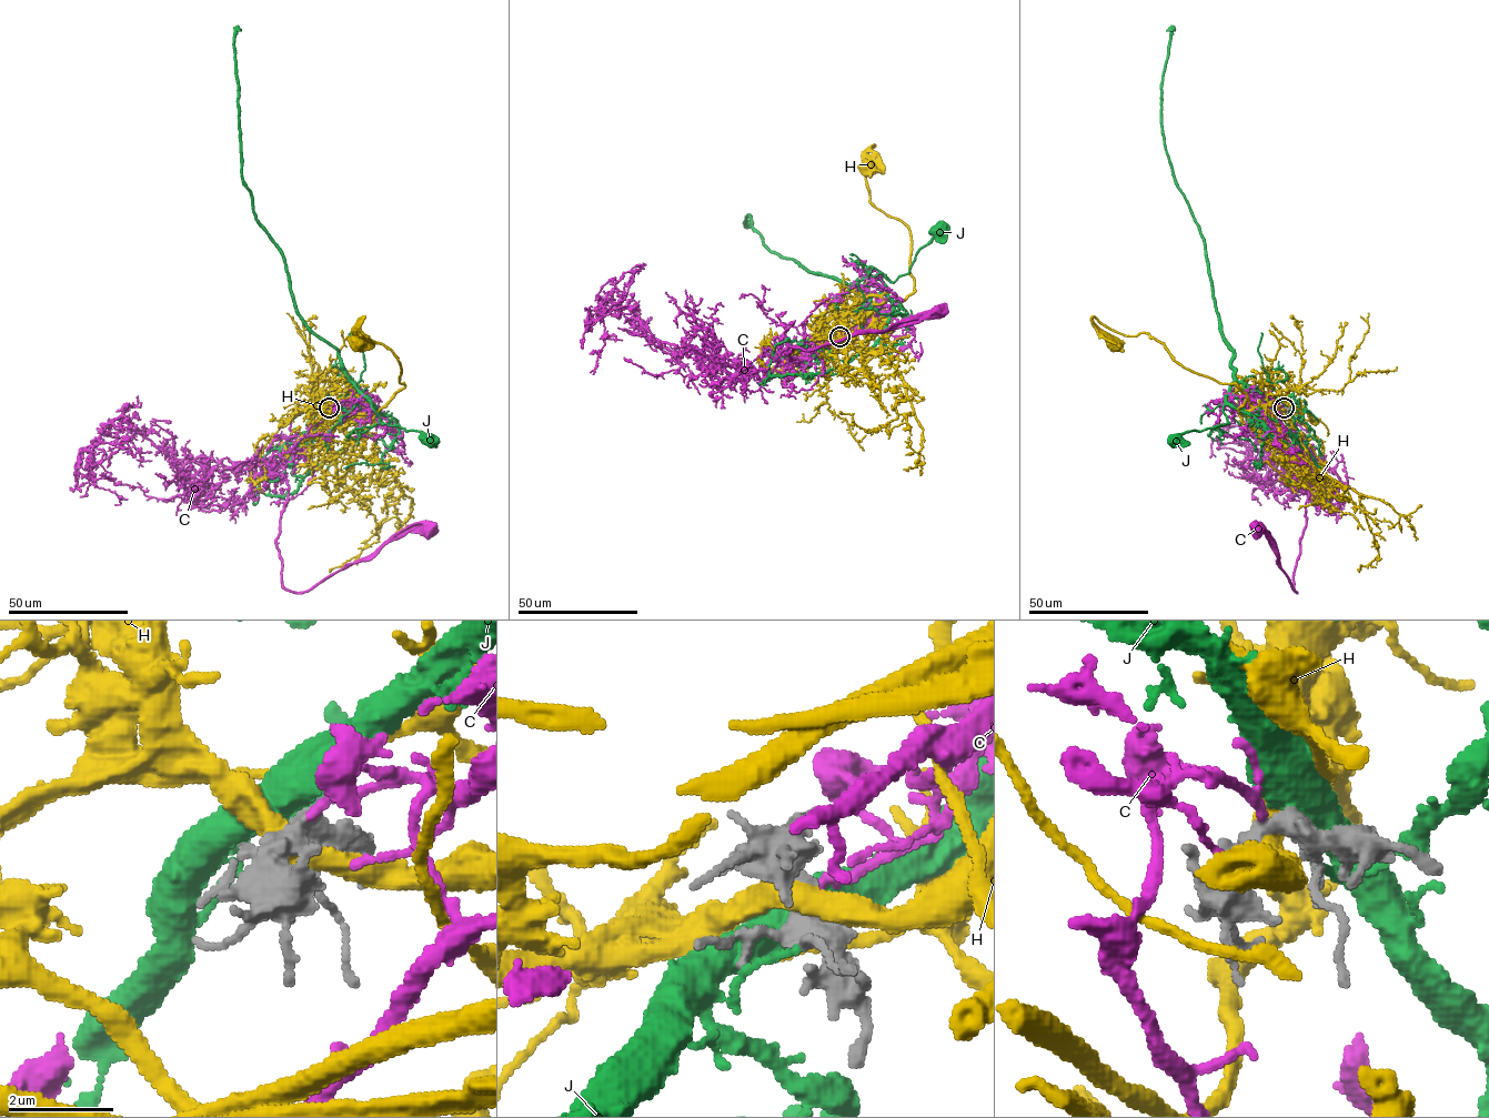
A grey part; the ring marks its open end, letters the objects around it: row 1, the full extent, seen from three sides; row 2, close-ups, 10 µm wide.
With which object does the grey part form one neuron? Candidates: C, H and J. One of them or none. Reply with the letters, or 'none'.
C

